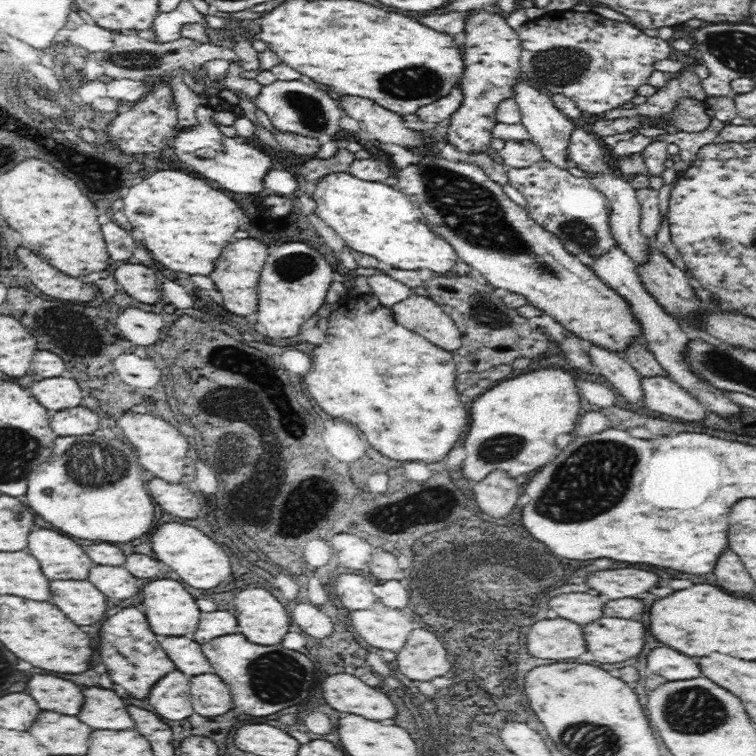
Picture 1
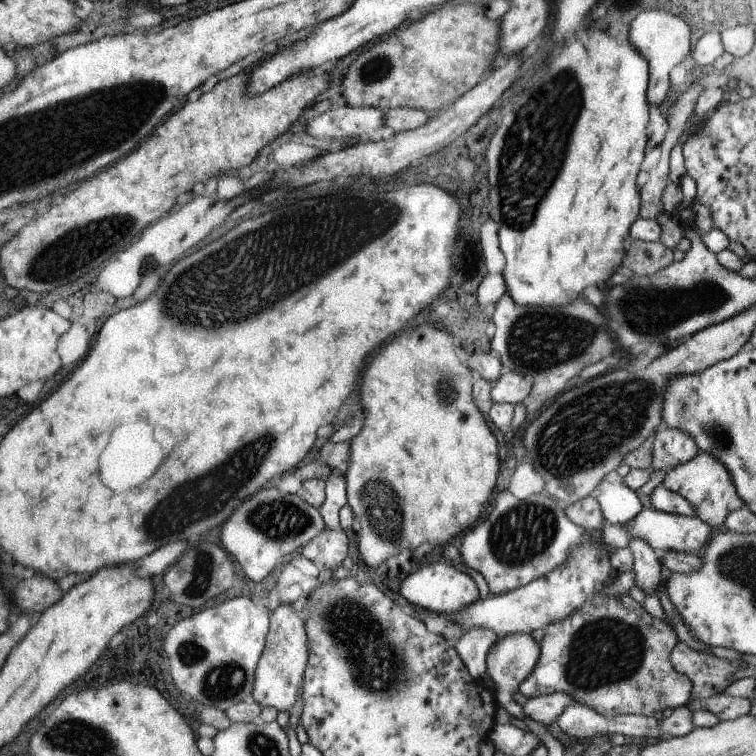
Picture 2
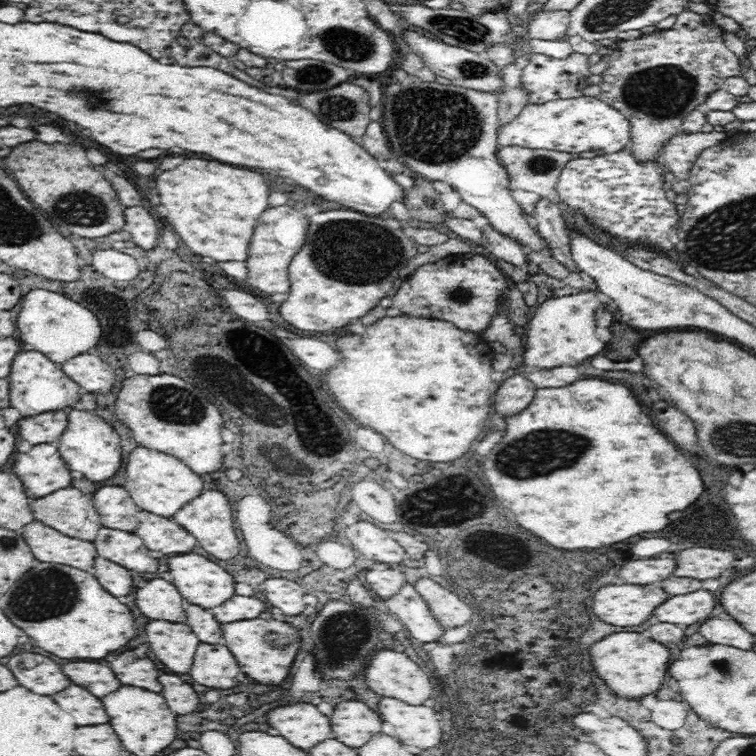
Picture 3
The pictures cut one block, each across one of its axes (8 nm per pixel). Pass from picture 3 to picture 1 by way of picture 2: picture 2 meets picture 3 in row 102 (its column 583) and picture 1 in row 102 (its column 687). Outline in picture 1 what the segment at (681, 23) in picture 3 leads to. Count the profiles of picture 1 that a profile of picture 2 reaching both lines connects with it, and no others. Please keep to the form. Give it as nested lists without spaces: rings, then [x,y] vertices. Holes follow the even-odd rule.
[[[682,98],[678,110],[668,116],[668,122],[674,124],[674,128],[680,132],[704,132],[712,122],[706,112],[708,110],[704,108],[704,102]]]

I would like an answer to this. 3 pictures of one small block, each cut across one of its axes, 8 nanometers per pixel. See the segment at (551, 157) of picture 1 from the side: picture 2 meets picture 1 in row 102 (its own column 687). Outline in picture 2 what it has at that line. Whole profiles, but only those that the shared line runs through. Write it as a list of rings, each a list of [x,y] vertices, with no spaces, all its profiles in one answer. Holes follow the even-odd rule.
[[[653,508],[649,510],[641,510],[633,522],[629,524],[629,528],[621,528],[621,524],[607,524],[603,528],[603,542],[609,544],[611,550],[625,550],[631,540],[643,540],[645,544],[649,544],[657,554],[661,552],[679,552],[679,554],[695,554],[697,550],[701,550],[713,536],[717,528],[711,528],[707,522],[703,522],[701,518],[685,518],[685,516],[671,516],[671,514],[663,514],[657,512]]]

